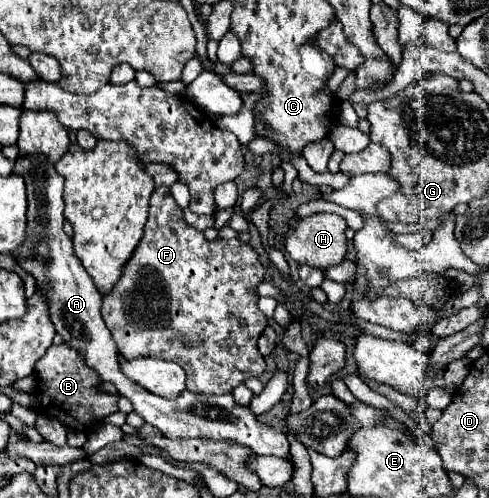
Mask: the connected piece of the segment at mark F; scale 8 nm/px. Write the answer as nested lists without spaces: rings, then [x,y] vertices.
[[[160,185],[154,189],[152,197],[150,197],[150,211],[148,211],[148,223],[144,227],[144,237],[140,239],[136,251],[132,253],[132,257],[128,259],[128,263],[124,265],[124,273],[118,279],[118,283],[112,287],[112,291],[102,295],[102,317],[108,325],[108,329],[112,331],[112,337],[116,339],[118,351],[122,357],[136,359],[136,357],[160,357],[166,361],[174,361],[180,363],[180,367],[186,371],[186,389],[192,393],[214,393],[214,395],[222,395],[222,393],[232,393],[234,387],[242,385],[246,379],[250,377],[260,377],[266,371],[266,361],[262,357],[262,353],[258,351],[258,337],[264,333],[264,329],[268,327],[268,317],[258,309],[258,299],[260,295],[256,293],[258,283],[264,281],[264,265],[258,259],[258,253],[252,249],[252,245],[240,241],[240,239],[214,239],[208,241],[202,231],[190,227],[184,221],[184,211],[182,207],[176,205],[174,197],[170,195],[170,187],[168,185]]]

